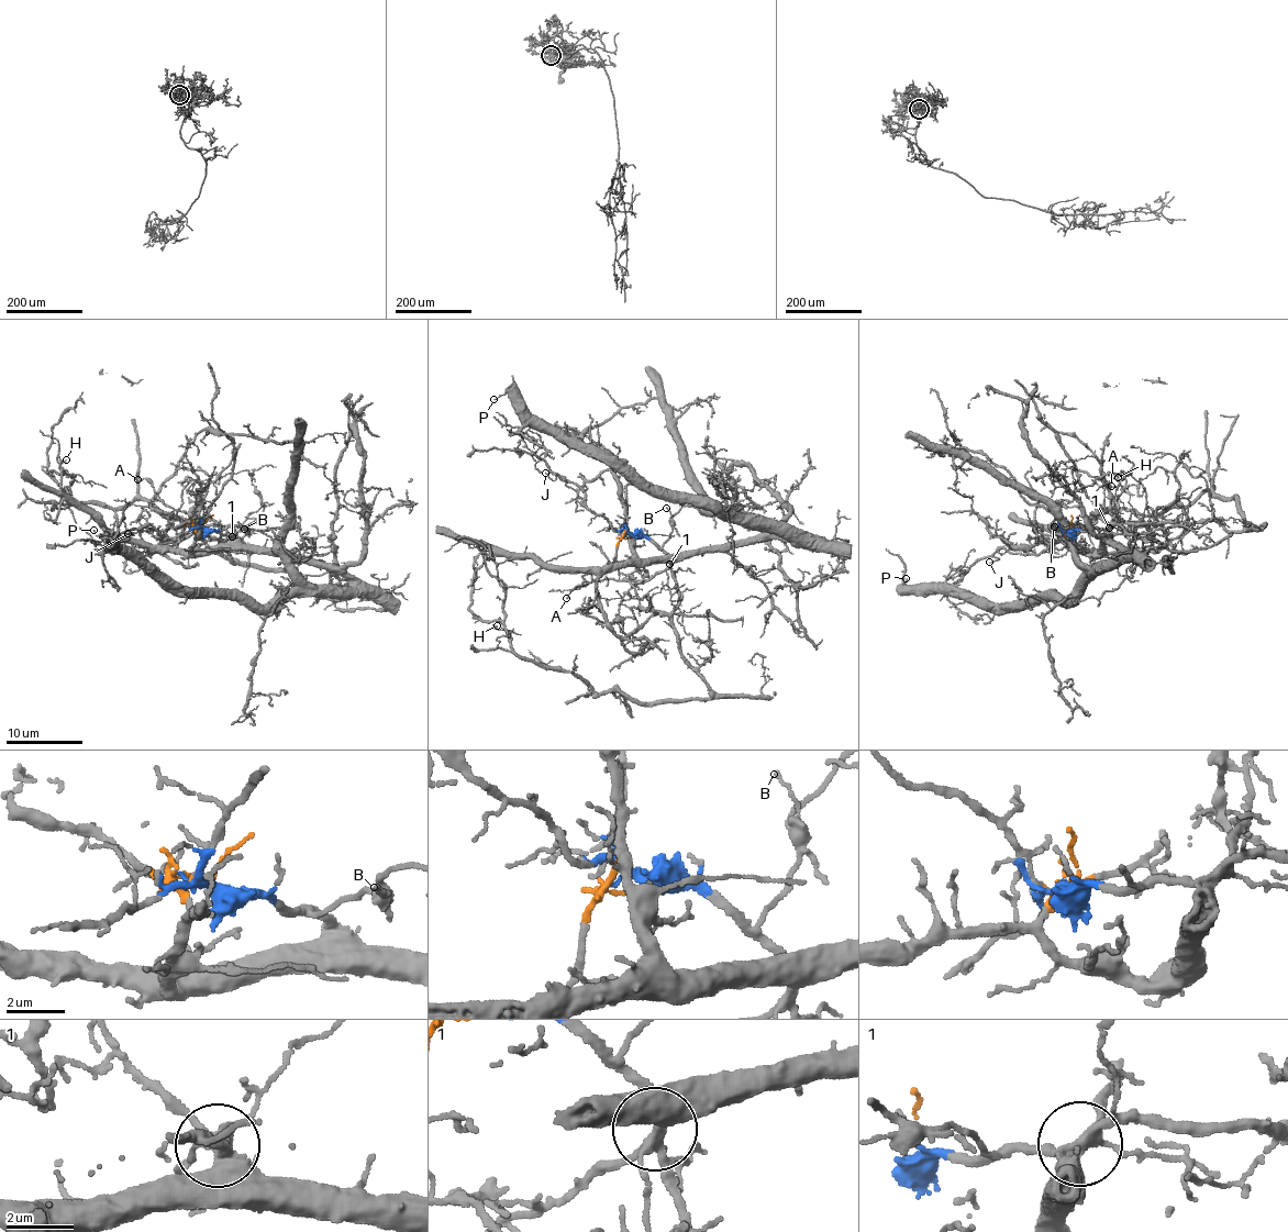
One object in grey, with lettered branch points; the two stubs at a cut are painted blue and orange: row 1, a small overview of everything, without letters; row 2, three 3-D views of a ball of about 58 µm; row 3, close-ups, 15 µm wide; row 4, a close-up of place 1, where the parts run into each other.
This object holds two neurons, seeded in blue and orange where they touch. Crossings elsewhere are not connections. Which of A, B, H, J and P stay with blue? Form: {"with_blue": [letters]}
{"with_blue": ["A", "B", "H", "J"]}

